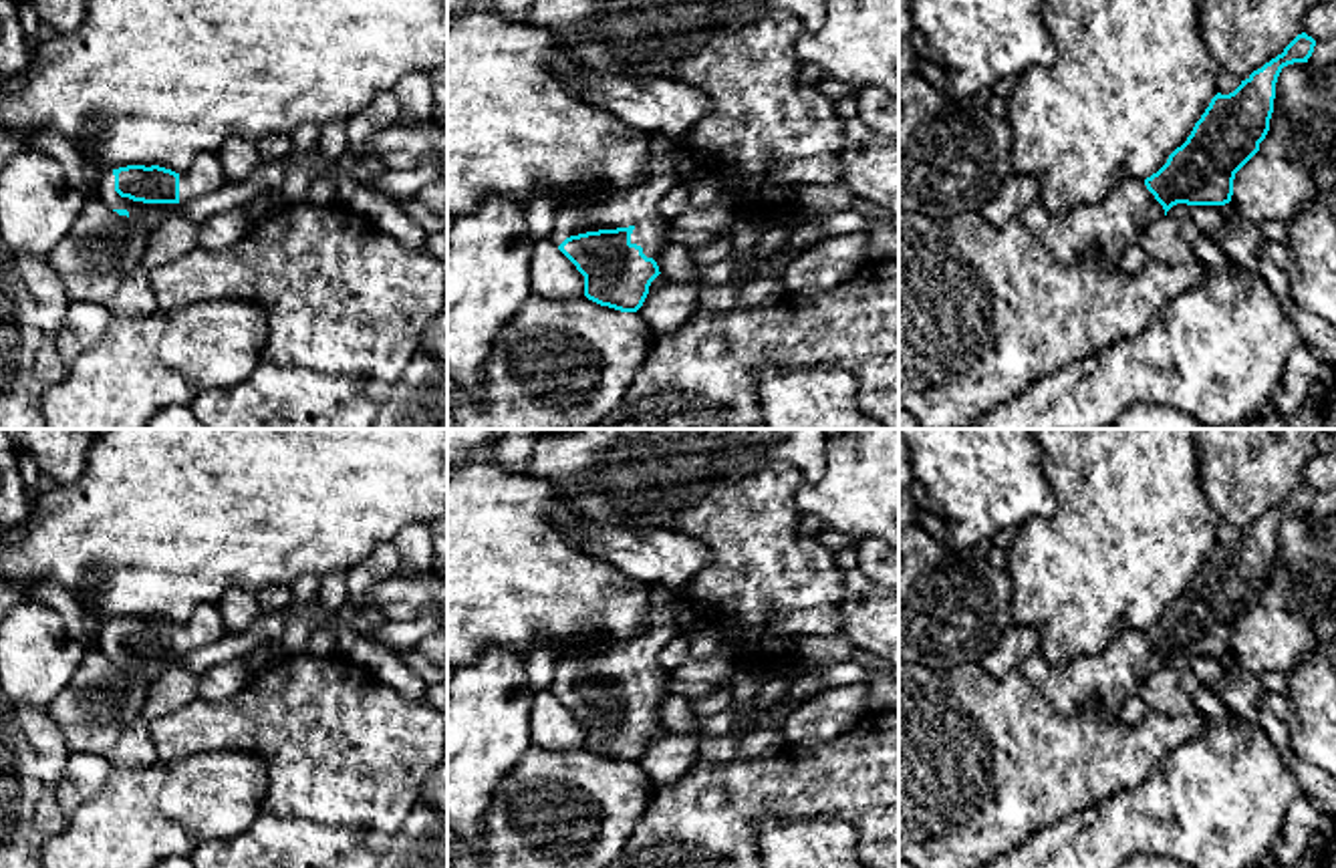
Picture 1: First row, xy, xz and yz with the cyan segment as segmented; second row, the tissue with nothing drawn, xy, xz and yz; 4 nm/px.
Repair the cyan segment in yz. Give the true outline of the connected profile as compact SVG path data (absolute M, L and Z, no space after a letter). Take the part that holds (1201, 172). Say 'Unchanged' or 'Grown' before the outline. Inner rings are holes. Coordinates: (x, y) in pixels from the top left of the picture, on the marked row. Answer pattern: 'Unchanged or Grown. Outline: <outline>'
Grown. Outline: M1302 32L1233 93L1217 93L1187 141L1151 177L1126 177L1100 201L1066 213L1028 205L1020 222L1062 266L1094 254L1104 268L1116 268L1122 252L1173 205L1229 203L1235 173L1259 151L1270 131L1282 68L1308 62L1314 46L1316 40Z

